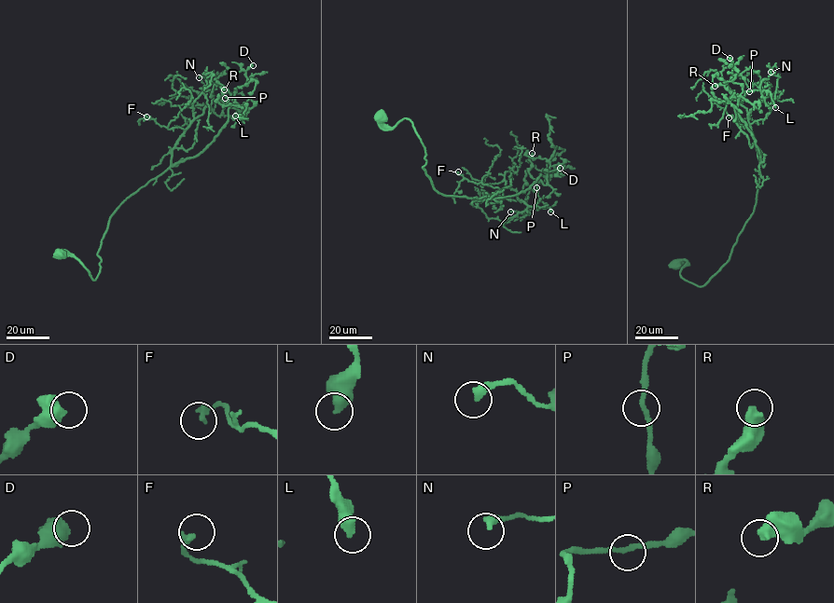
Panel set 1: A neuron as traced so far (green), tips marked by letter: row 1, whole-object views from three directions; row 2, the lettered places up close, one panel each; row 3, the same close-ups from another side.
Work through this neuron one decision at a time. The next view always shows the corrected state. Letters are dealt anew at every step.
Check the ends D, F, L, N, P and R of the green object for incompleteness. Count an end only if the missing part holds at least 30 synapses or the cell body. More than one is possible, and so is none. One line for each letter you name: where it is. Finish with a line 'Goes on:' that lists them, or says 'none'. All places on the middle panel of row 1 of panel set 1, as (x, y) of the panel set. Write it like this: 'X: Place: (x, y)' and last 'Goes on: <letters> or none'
Goes on: none

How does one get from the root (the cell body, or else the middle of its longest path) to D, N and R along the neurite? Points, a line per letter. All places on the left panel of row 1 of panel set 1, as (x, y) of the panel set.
D: (59, 256), (69, 252), (94, 280), (112, 213), (213, 141), (253, 65)
N: (59, 256), (66, 250), (95, 279), (112, 213), (170, 166), (206, 106), (220, 116), (230, 97), (199, 77)
R: (59, 256), (69, 252), (94, 280), (112, 213), (213, 141), (235, 106), (218, 99), (224, 89)

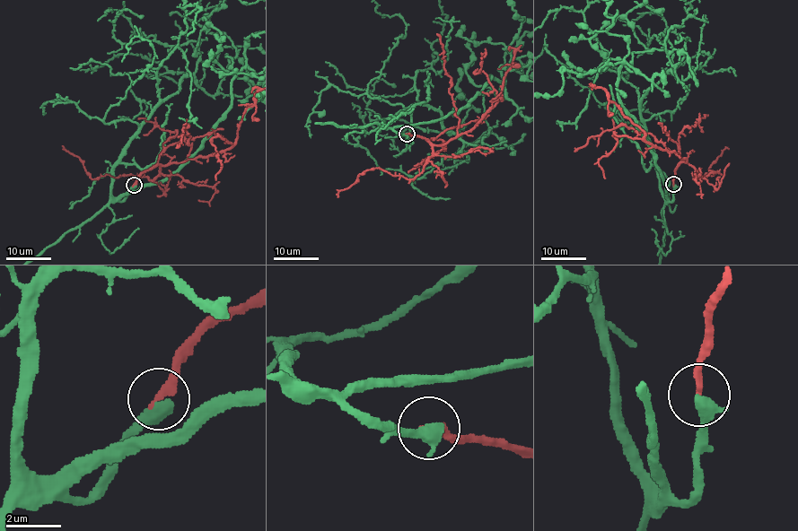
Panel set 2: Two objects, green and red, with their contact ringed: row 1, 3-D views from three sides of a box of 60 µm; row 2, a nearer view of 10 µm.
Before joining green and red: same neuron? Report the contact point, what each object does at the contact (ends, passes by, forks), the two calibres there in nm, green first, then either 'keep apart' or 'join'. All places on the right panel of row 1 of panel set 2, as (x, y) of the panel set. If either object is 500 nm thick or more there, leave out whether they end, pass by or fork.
at (673, 184); 550 nm thick on the green side, 260 nm on the other; join

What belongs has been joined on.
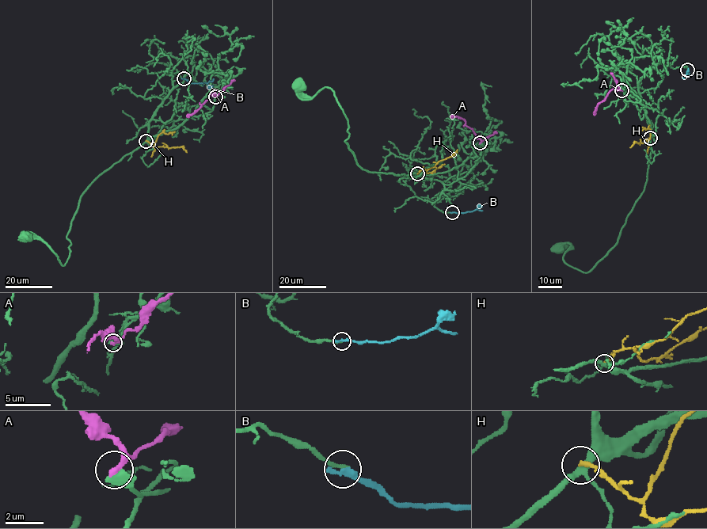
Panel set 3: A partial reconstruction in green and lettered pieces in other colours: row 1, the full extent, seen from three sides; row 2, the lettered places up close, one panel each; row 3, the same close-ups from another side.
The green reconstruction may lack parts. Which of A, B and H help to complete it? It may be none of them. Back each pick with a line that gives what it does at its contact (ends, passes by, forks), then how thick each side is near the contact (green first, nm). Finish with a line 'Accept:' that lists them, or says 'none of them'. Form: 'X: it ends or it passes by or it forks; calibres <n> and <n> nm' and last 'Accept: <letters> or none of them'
Accept: none of them

